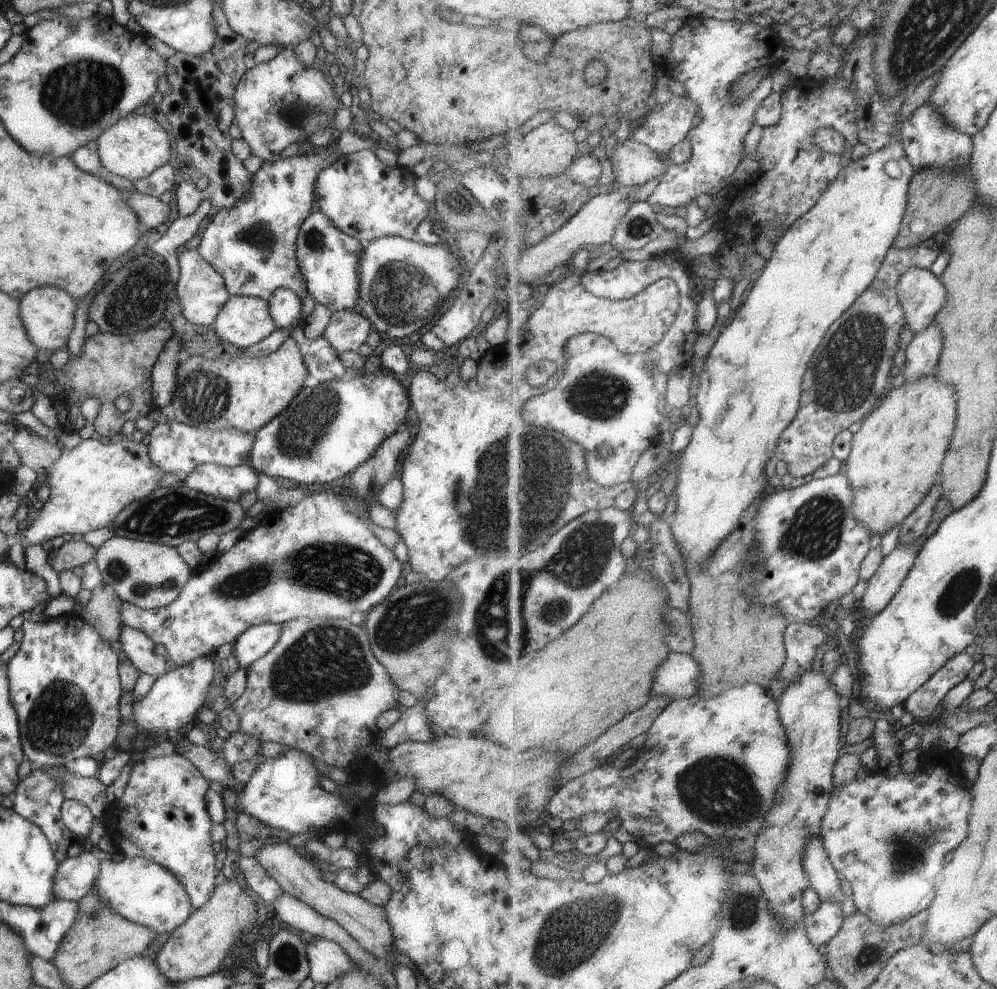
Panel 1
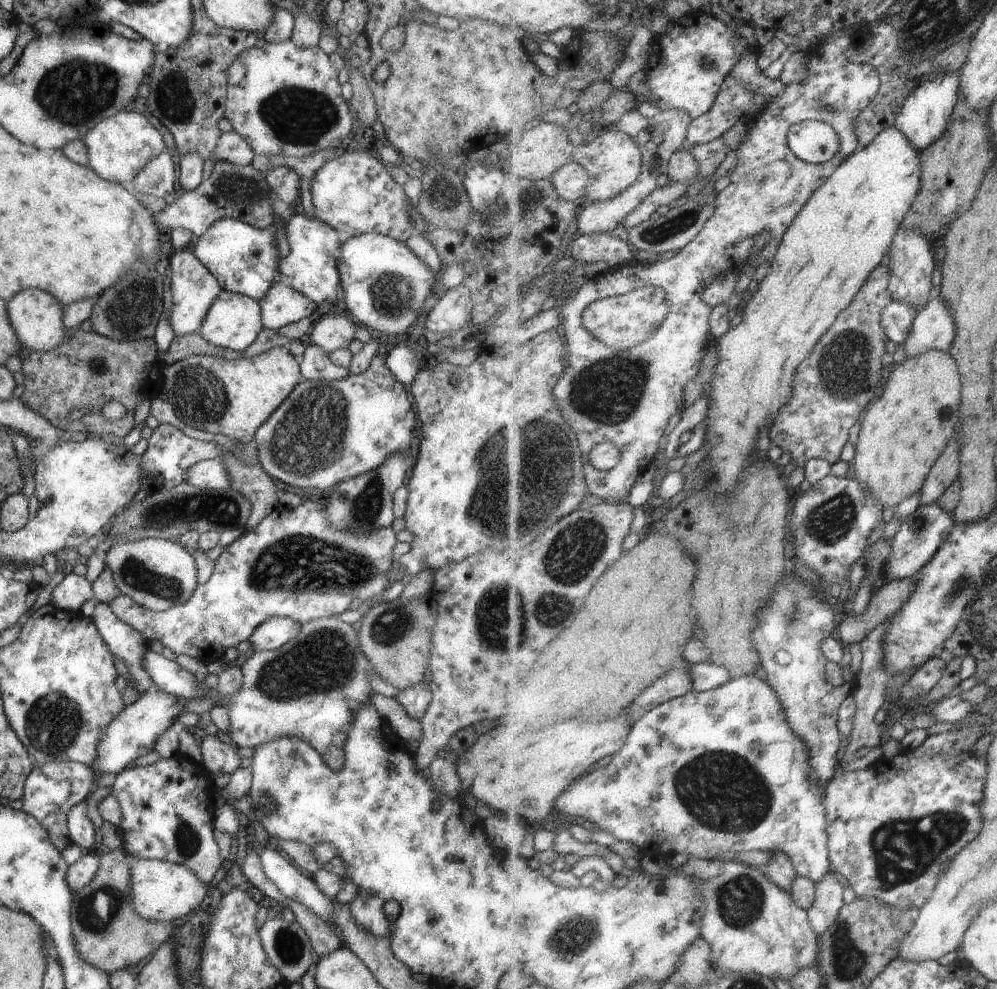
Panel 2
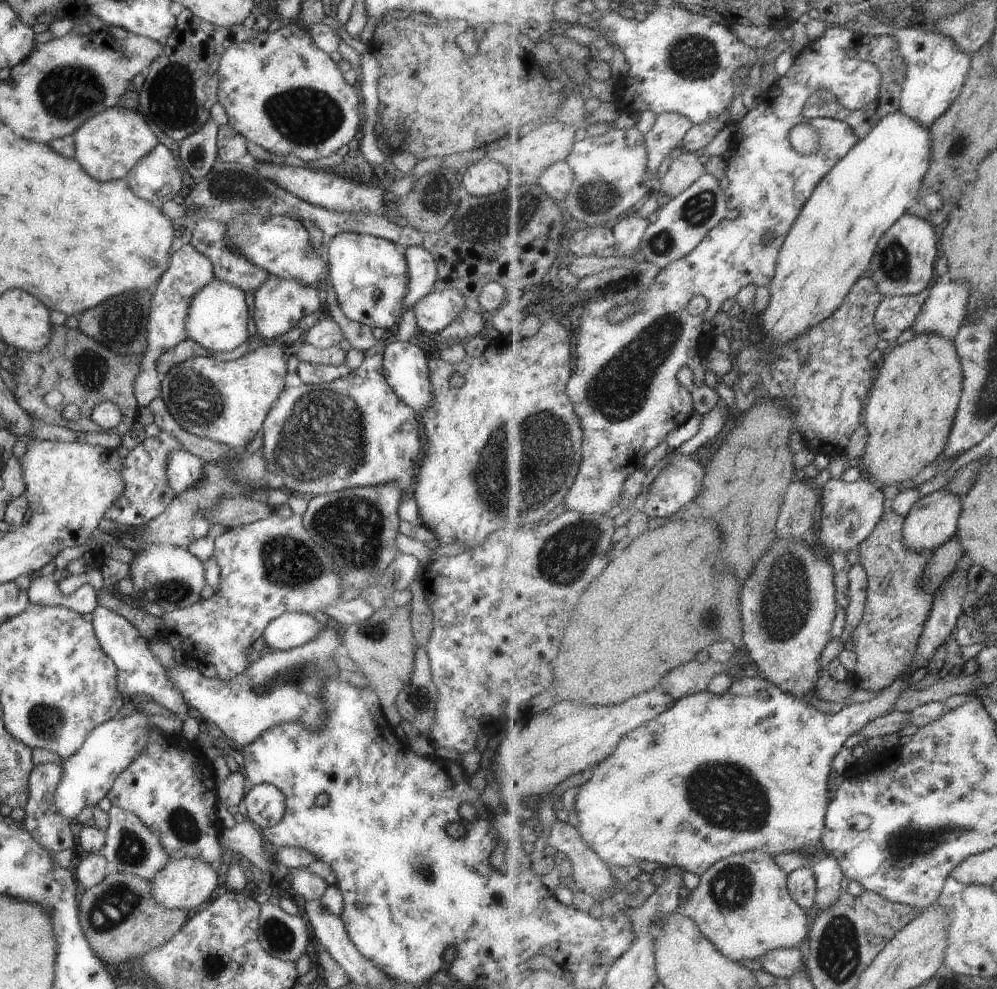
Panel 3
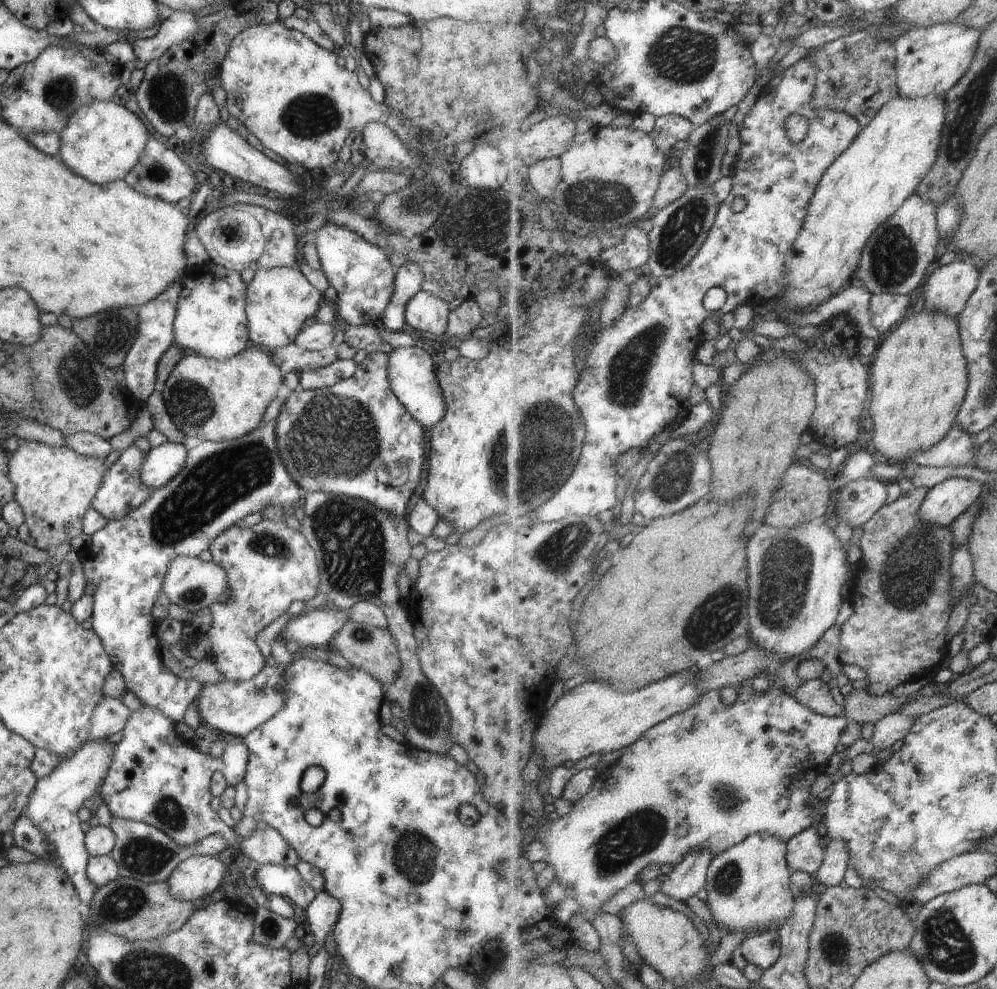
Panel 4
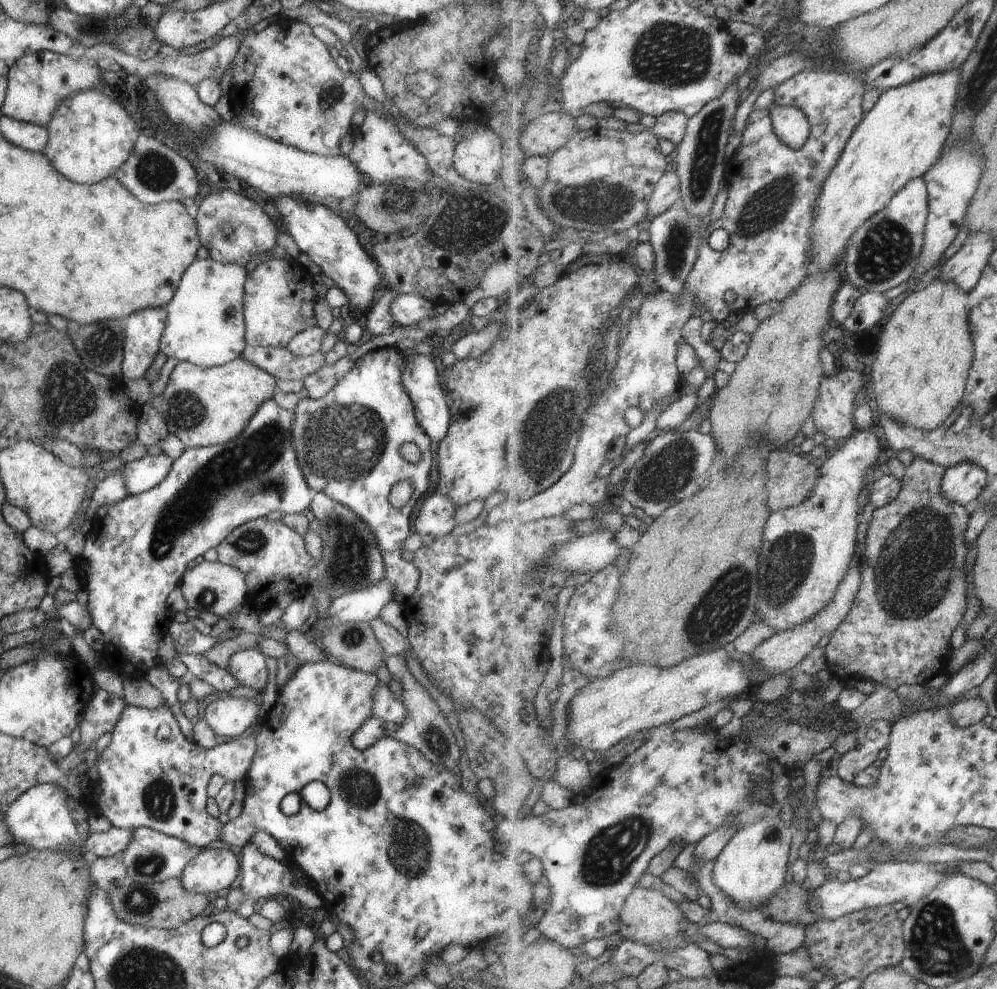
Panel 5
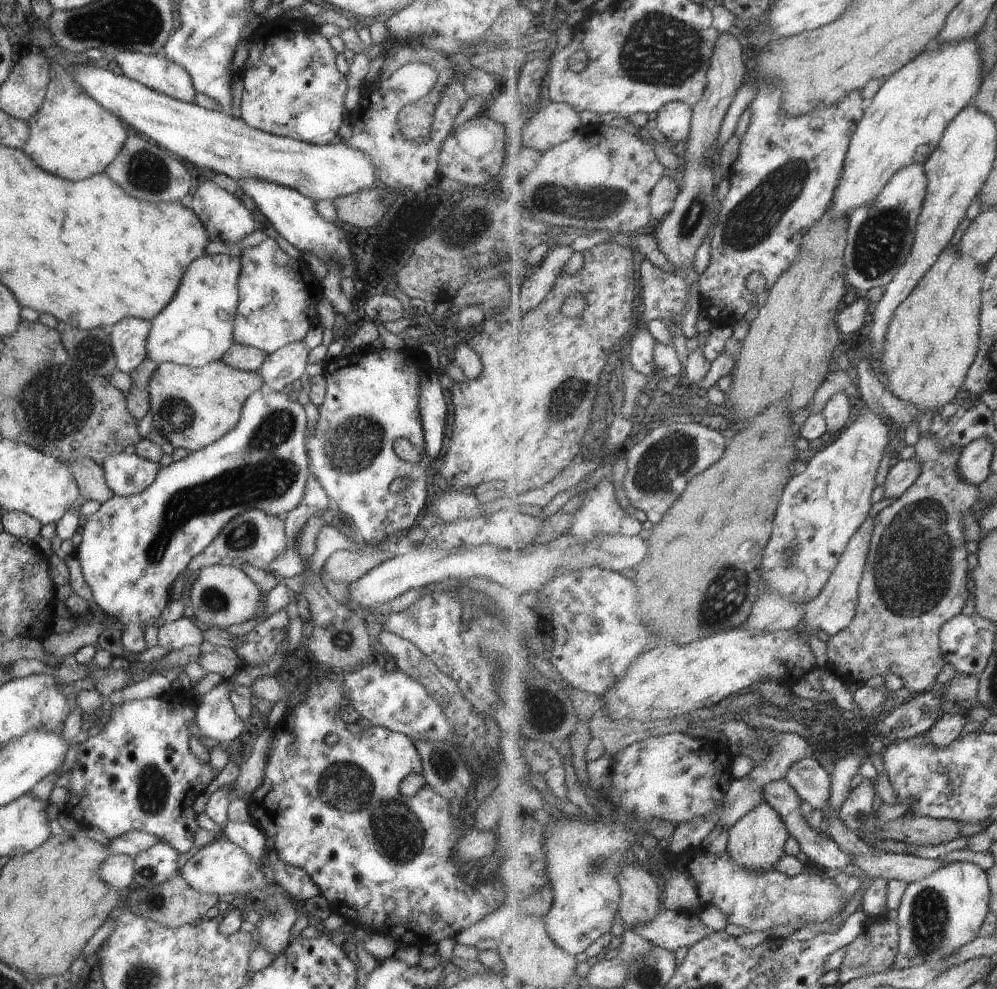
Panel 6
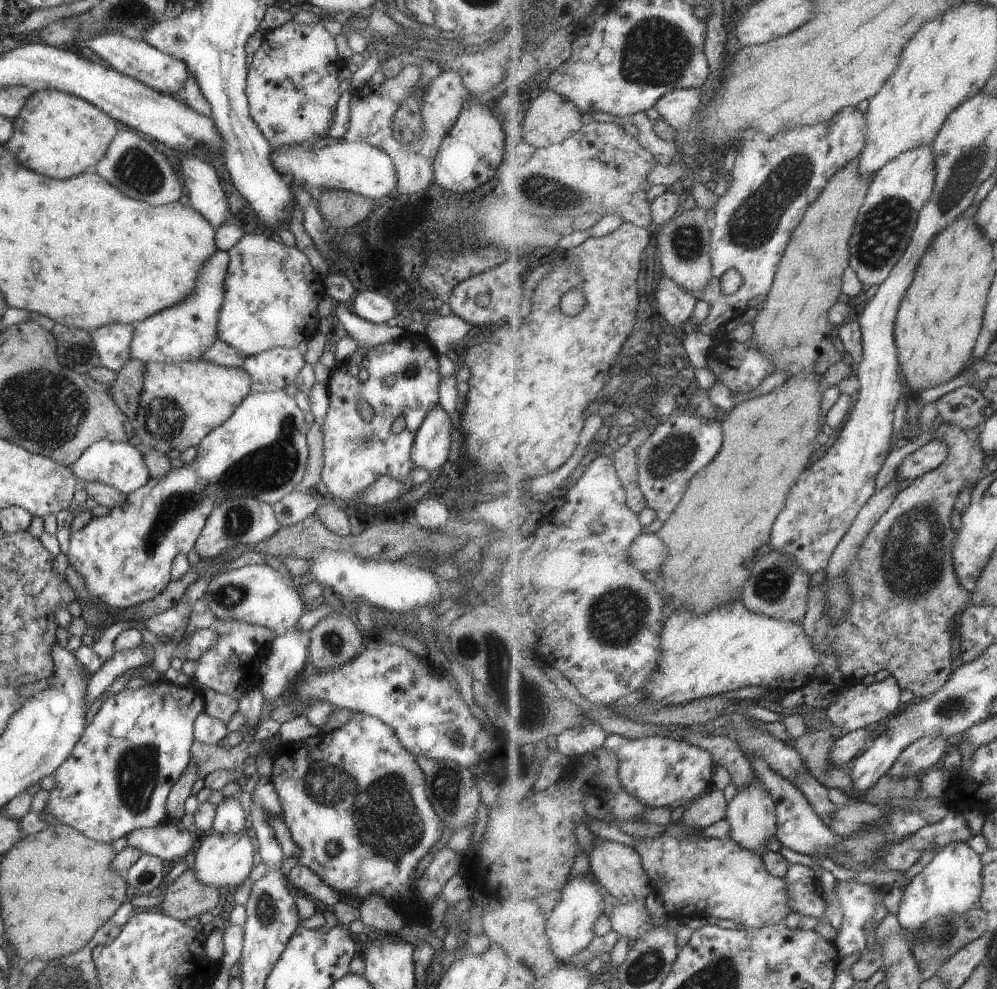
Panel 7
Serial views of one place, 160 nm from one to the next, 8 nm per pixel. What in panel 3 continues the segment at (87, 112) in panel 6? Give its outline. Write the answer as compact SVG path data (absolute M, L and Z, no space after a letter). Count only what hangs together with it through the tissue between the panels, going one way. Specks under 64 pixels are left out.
M119 105L106 108L71 134L75 140L74 158L92 179L102 183L123 179L131 167L158 143L152 128L137 110L125 110Z

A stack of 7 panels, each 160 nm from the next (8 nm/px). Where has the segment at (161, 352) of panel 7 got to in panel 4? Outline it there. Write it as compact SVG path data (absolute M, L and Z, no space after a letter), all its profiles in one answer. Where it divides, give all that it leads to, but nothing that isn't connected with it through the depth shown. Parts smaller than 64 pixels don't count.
M210 259L201 266L187 266L179 278L173 344L209 360L227 360L245 349L247 318L245 314L245 283L239 272L214 264Z

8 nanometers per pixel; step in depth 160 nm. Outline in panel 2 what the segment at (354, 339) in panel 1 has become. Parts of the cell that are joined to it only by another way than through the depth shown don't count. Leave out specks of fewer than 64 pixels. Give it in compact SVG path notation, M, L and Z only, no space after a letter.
M334 309L312 324L313 328L308 331L309 340L326 353L347 349L349 343L354 340L356 325L345 312Z

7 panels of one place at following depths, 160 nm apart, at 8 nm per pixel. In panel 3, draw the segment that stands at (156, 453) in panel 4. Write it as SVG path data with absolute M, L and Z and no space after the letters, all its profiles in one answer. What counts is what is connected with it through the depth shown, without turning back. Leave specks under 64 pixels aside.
M183 449L173 451L165 462L165 480L174 494L203 478L203 461Z

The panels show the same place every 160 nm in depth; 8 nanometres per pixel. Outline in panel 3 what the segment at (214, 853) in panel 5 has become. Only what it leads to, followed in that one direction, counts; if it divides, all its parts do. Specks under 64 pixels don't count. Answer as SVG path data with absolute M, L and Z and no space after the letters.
M182 857L170 859L165 866L161 866L151 882L151 900L161 908L191 910L209 899L211 892L219 886L220 871L213 864L201 862L197 858Z

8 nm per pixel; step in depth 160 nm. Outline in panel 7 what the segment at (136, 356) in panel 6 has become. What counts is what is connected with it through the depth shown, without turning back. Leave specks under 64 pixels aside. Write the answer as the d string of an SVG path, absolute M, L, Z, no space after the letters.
M105 324L89 331L91 346L97 352L101 367L117 373L127 363L129 342L133 333L133 324Z

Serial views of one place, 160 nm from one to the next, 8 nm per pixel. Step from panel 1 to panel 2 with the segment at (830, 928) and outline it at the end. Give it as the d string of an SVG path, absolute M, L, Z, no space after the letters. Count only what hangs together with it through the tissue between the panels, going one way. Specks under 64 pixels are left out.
M833 870L821 883L817 883L815 904L808 910L815 932L821 936L833 924L843 905L844 886L837 880L838 873Z

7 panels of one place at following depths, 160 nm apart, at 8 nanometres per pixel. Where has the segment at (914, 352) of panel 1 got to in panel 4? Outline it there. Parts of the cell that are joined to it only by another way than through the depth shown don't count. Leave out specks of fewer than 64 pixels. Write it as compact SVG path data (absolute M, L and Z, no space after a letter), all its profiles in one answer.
M957 259L932 272L924 287L927 310L941 310L958 318L978 291L980 269L968 259Z

